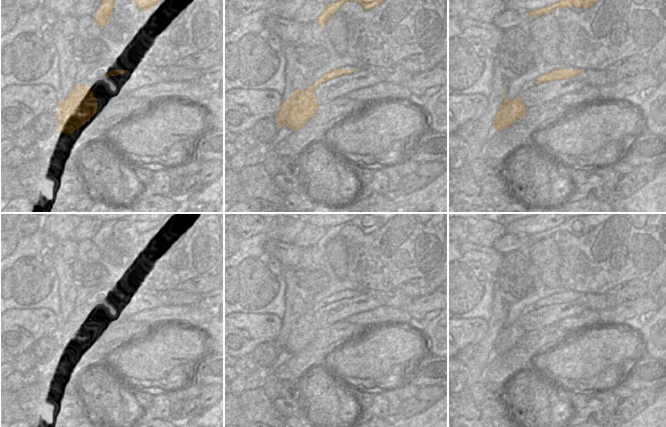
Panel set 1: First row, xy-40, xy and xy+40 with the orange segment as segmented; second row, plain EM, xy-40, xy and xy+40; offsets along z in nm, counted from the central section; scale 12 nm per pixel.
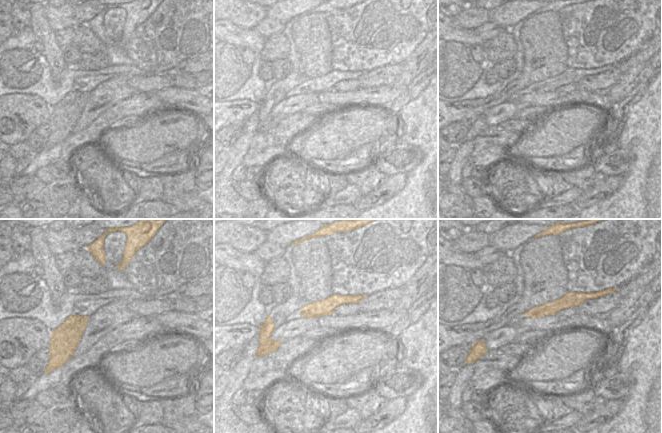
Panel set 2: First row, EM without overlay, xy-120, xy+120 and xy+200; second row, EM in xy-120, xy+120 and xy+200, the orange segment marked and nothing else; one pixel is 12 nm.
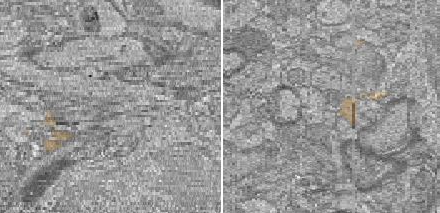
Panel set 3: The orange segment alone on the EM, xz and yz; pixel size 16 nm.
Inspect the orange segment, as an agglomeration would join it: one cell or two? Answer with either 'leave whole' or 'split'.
split

